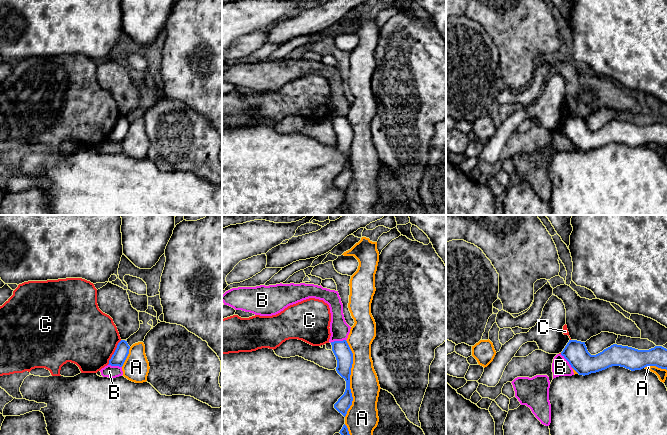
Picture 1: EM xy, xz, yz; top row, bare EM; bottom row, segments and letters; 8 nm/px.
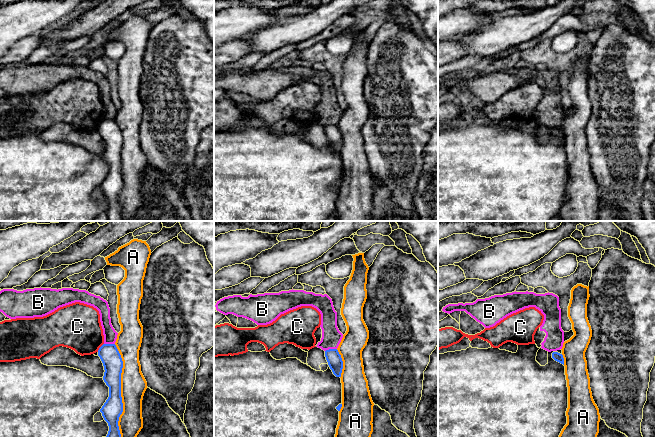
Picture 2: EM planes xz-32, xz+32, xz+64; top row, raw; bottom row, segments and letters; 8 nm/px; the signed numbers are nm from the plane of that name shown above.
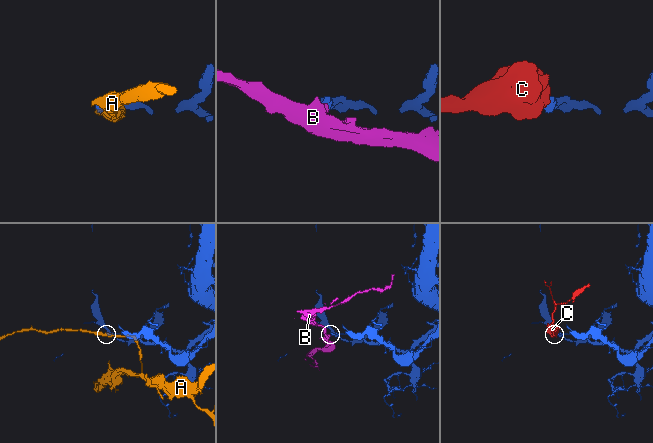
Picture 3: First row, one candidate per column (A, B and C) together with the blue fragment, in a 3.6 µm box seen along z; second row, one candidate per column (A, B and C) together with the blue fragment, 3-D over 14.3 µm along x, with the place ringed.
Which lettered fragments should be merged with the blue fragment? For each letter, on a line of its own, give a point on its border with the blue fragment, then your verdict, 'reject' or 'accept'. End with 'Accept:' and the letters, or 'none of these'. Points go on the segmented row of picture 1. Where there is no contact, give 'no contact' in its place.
A: xz (349, 378) | reject
B: xz (337, 341) | reject
C: xy (114, 352) | reject
Accept: none of these

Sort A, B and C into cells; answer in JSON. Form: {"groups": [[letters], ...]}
{"groups": [["A"], ["B"], ["C"]]}

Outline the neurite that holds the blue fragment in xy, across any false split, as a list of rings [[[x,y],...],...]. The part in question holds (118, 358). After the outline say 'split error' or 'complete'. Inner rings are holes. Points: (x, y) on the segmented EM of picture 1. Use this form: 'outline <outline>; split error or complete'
outline [[[121,340],[117,345],[114,354],[109,360],[108,365],[122,367],[129,354],[129,349],[130,346],[128,345],[127,341]]]; complete

